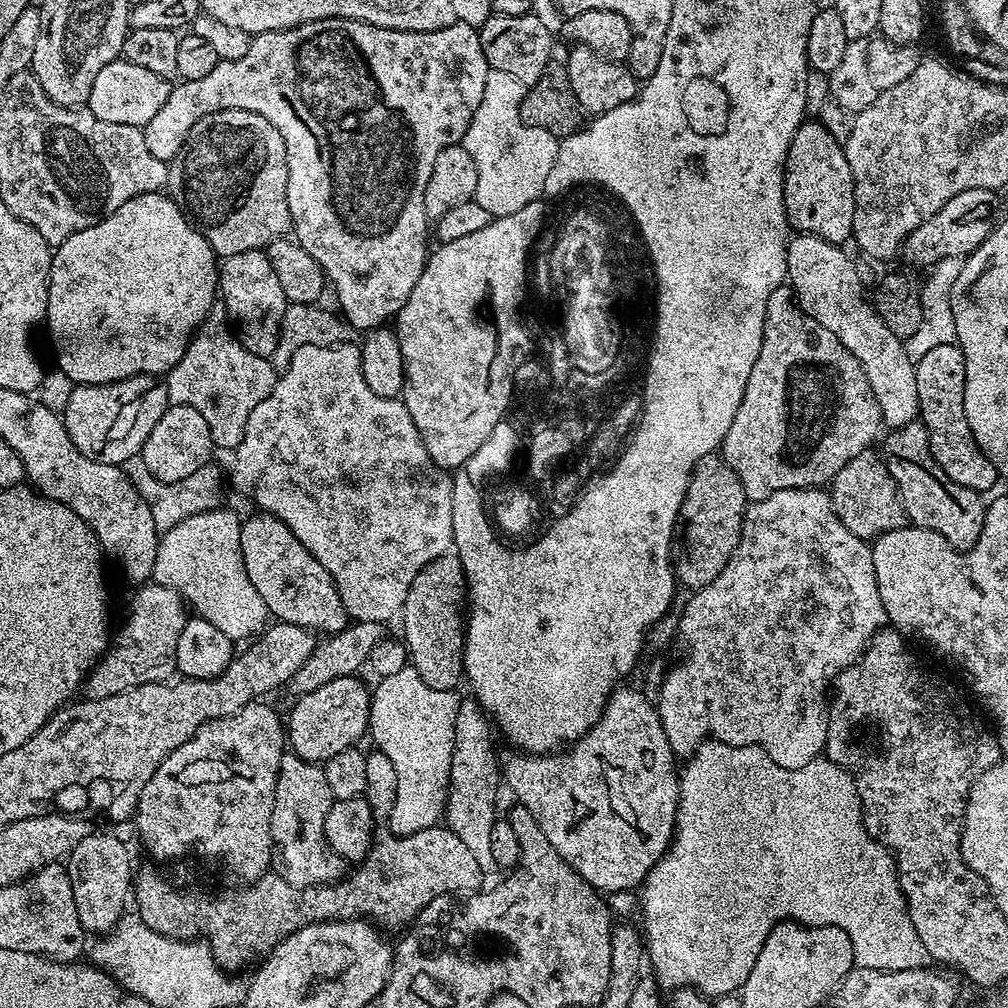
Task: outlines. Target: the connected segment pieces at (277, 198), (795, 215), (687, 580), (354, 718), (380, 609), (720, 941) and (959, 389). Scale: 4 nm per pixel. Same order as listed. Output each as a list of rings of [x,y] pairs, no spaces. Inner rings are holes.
[[[222,110],[214,114],[206,114],[206,118],[198,118],[194,126],[186,134],[186,142],[178,150],[178,154],[168,164],[168,183],[166,185],[167,195],[171,196],[172,201],[184,211],[184,215],[192,221],[192,225],[200,231],[202,238],[210,242],[213,252],[217,257],[223,258],[242,254],[245,250],[267,249],[268,245],[275,240],[285,239],[292,232],[292,219],[290,210],[286,202],[286,178],[288,177],[288,167],[286,166],[286,142],[282,142],[282,134],[262,118],[262,114],[254,114],[250,110]]]
[[[816,118],[800,125],[788,147],[788,157],[784,163],[784,213],[789,225],[805,236],[817,236],[831,244],[843,245],[844,239],[847,241],[852,235],[854,178],[850,174],[850,162],[846,162],[844,145],[835,141],[826,126]]]
[[[723,455],[704,456],[696,463],[690,482],[686,486],[686,498],[680,507],[682,532],[684,528],[684,553],[679,553],[674,564],[676,579],[688,590],[705,588],[722,574],[726,562],[734,554],[742,534],[744,511],[749,506],[738,474],[724,461]]]
[[[355,675],[334,678],[313,692],[301,695],[293,706],[292,713],[286,716],[286,744],[295,755],[303,760],[323,762],[334,758],[334,754],[342,754],[342,750],[359,745],[360,735],[369,731],[368,711],[372,708],[369,685],[364,685]]]
[[[355,343],[336,344],[330,346],[306,345],[295,350],[287,369],[279,373],[274,387],[258,406],[254,406],[250,418],[246,418],[246,430],[239,446],[234,449],[236,461],[232,464],[232,480],[249,496],[256,500],[257,509],[269,512],[278,517],[326,566],[336,583],[338,594],[342,598],[342,606],[347,610],[353,621],[376,622],[387,625],[388,620],[394,621],[401,615],[401,609],[407,600],[414,578],[428,563],[434,562],[440,555],[453,547],[452,542],[452,478],[445,469],[439,468],[426,454],[426,446],[422,446],[422,438],[418,434],[418,426],[414,426],[414,418],[410,418],[410,410],[406,410],[403,399],[378,398],[370,386],[366,386],[366,378],[362,378],[360,369],[360,349]]]
[[[705,740],[698,751],[687,757],[685,766],[679,773],[680,805],[676,811],[676,830],[672,837],[672,845],[664,853],[663,858],[649,870],[642,883],[640,904],[644,907],[643,935],[646,937],[646,956],[652,959],[652,968],[656,971],[656,980],[664,988],[679,990],[695,988],[709,998],[728,996],[731,992],[739,993],[758,961],[763,943],[776,925],[784,921],[796,921],[806,927],[841,927],[850,936],[853,946],[853,958],[861,968],[878,970],[879,972],[897,972],[922,968],[929,963],[930,957],[926,946],[922,946],[922,938],[918,938],[918,930],[914,930],[914,922],[910,922],[908,904],[904,900],[904,891],[900,889],[900,877],[896,875],[896,861],[891,852],[869,834],[864,825],[864,812],[860,809],[860,795],[856,792],[856,782],[847,767],[835,764],[830,759],[821,758],[806,762],[806,766],[798,766],[798,770],[786,770],[774,762],[760,748],[754,746],[730,746],[720,740]]]
[[[959,344],[934,346],[922,358],[915,361],[918,378],[919,421],[928,431],[930,454],[942,470],[958,486],[966,486],[975,492],[983,492],[994,484],[998,473],[994,462],[978,446],[970,430],[970,422],[964,409],[964,391],[966,390],[966,366]]]

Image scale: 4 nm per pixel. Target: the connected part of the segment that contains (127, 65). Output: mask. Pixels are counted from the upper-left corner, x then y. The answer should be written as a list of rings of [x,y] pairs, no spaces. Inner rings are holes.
[[[121,58],[110,62],[110,66],[102,66],[98,78],[94,78],[94,86],[90,86],[86,108],[102,122],[118,122],[143,128],[150,122],[150,118],[154,118],[154,114],[158,114],[158,110],[162,110],[162,105],[172,90],[173,85],[158,78],[158,74],[150,74],[150,70],[143,66],[134,66],[134,62]]]

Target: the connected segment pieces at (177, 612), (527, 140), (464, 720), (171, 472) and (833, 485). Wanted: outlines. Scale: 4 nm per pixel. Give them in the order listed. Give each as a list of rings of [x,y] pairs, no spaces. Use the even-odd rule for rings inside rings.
[[[153,582],[145,583],[135,591],[136,597],[128,608],[128,617],[120,633],[117,636],[115,633],[110,650],[105,651],[83,681],[82,692],[89,700],[110,698],[143,684],[163,684],[171,681],[176,672],[178,638],[182,638],[182,630],[190,619],[185,599],[170,586]]]
[[[489,70],[486,74],[486,86],[482,89],[482,100],[474,110],[470,126],[463,138],[463,146],[474,158],[474,166],[478,170],[478,186],[475,199],[482,210],[486,210],[493,218],[514,214],[514,210],[522,210],[530,202],[541,199],[546,177],[550,174],[550,166],[554,166],[554,158],[560,149],[557,137],[546,130],[538,130],[534,126],[526,126],[520,117],[520,103],[524,97],[526,86],[518,82],[511,74],[502,74],[502,70]]]
[[[461,699],[454,724],[456,741],[450,764],[446,820],[452,831],[462,833],[474,858],[478,858],[478,866],[484,874],[496,872],[498,868],[490,844],[492,827],[498,819],[496,787],[502,784],[502,764],[501,761],[496,761],[496,752],[492,749],[492,732],[494,736],[494,728],[488,713],[476,703],[475,699]],[[464,824],[468,829],[464,829]]]
[[[173,404],[158,418],[158,426],[150,430],[150,438],[146,438],[144,443],[144,460],[146,470],[154,478],[164,483],[181,482],[184,478],[189,478],[194,471],[206,467],[213,459],[214,445],[210,426],[206,426],[202,414],[194,410],[194,406],[185,404]]]
[[[869,450],[858,454],[858,458],[850,458],[830,482],[830,495],[842,526],[858,538],[872,542],[882,534],[905,527],[904,503],[879,451]]]

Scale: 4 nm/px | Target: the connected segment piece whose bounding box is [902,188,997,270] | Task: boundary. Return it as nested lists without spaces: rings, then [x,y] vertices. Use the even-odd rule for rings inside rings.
[[[991,188],[962,190],[962,194],[954,194],[954,198],[950,198],[938,214],[934,214],[934,218],[926,218],[926,222],[922,222],[922,226],[918,226],[918,230],[911,232],[904,240],[902,256],[923,270],[931,269],[933,264],[946,258],[969,256],[993,230],[997,215],[996,196],[997,193]]]

